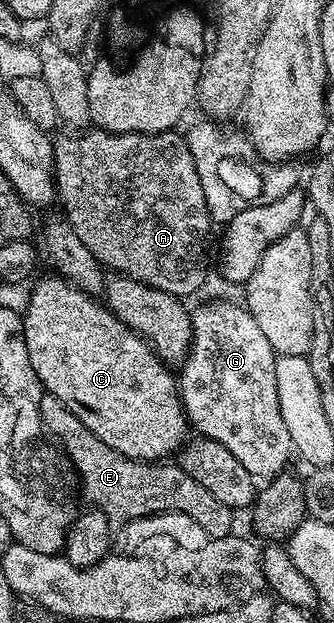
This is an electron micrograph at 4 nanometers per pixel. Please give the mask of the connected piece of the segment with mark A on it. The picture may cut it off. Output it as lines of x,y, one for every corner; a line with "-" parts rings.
91,127
79,131
74,136
57,137
54,140
54,179
60,200
66,203
65,217
69,220
72,230
80,237
80,242
92,250
103,269
114,274
132,278
141,284
152,286
156,290
164,290
179,298
187,298
193,292
201,293
208,279
206,273
206,247
210,244
210,220
212,214
204,198
204,186
200,186
200,174
196,174
196,162
192,162
192,150
188,150
188,142
181,131
171,130
156,134
136,134
135,132
105,132
103,128

